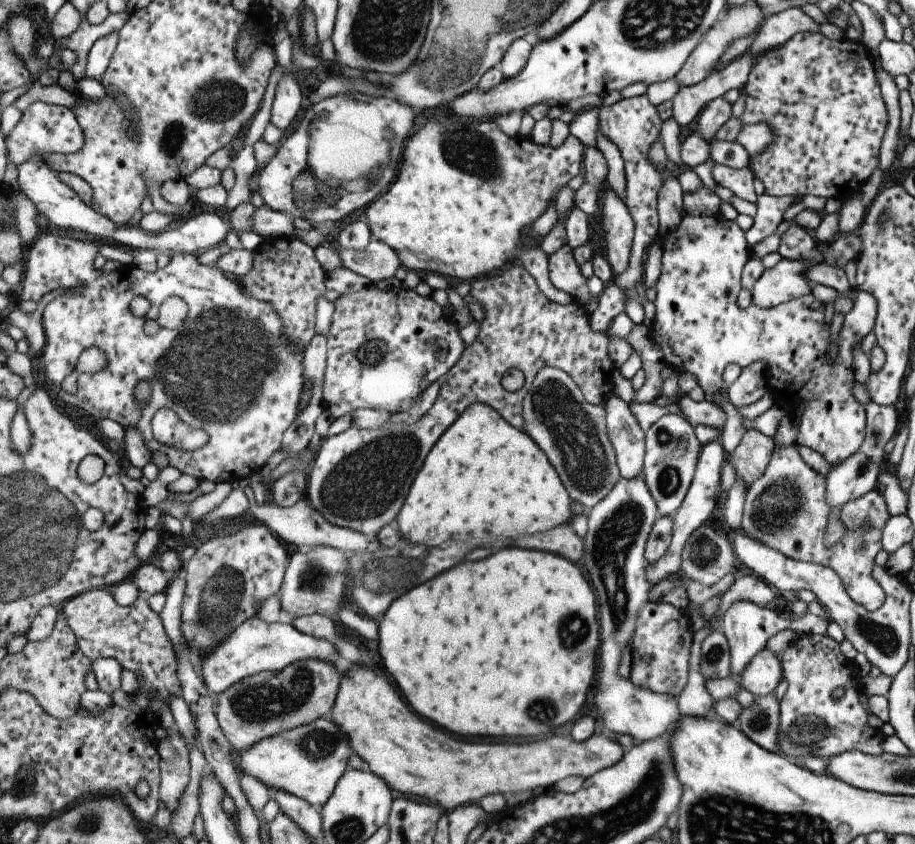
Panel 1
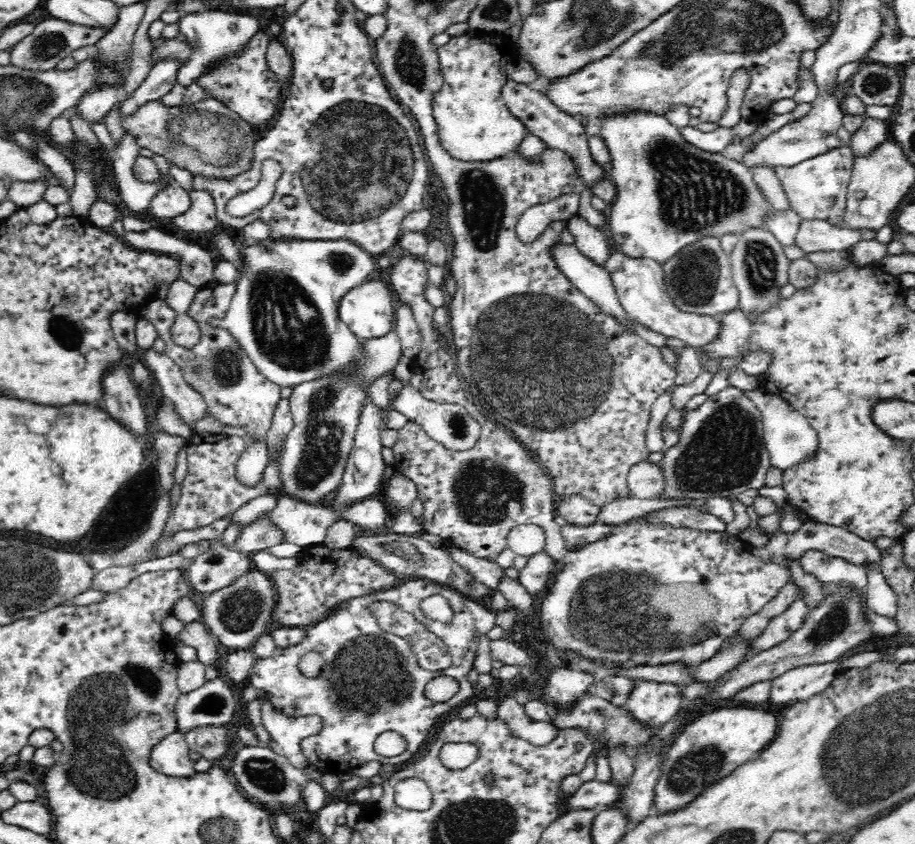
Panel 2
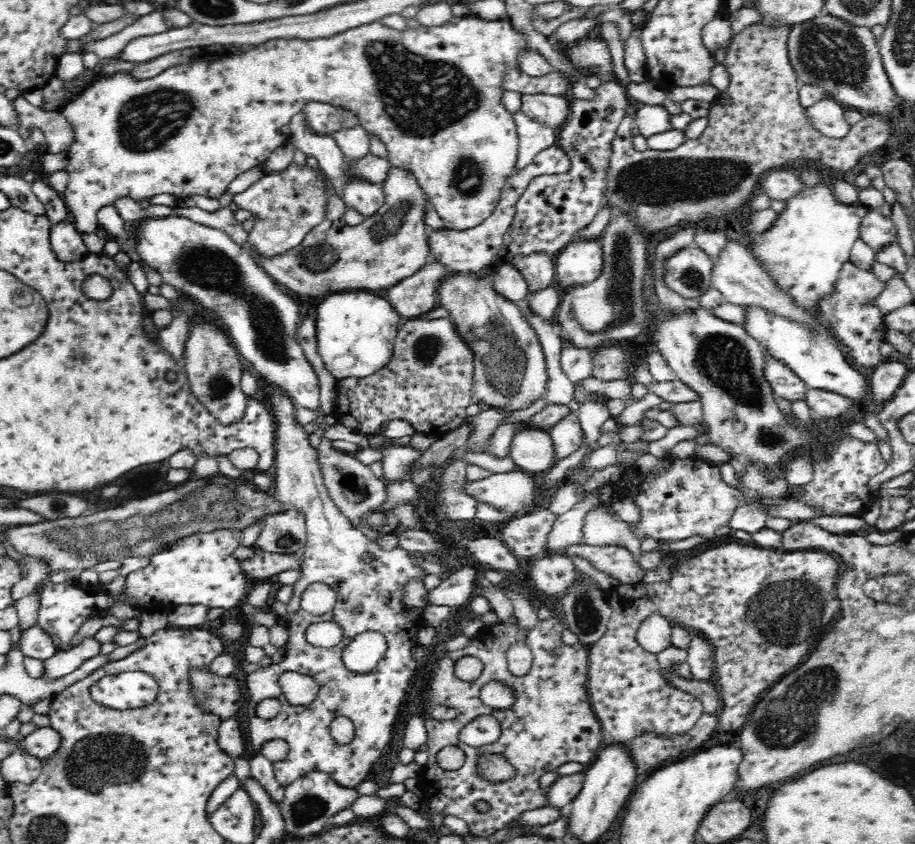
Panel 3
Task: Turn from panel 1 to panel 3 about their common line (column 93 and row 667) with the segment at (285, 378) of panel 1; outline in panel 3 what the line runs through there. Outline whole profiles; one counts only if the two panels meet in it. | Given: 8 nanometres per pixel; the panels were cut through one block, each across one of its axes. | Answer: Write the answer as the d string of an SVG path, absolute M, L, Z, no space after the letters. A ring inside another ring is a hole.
M282 390L274 392L270 398L270 404L276 412L278 422L278 444L276 444L276 460L274 460L274 474L276 474L276 486L274 486L274 498L286 506L296 508L306 514L308 524L308 544L300 552L300 582L294 586L294 596L288 602L288 612L284 616L286 630L288 630L288 644L286 644L286 656L278 664L260 666L242 662L242 668L246 672L246 688L250 694L250 706L248 706L248 738L254 750L258 752L264 742L268 740L286 740L290 746L290 752L286 760L274 762L274 772L278 782L286 788L294 780L310 774L310 772L324 772L330 774L340 786L356 788L364 778L368 776L372 764L382 756L386 746L390 744L394 722L398 708L404 704L404 696L408 690L408 682L416 676L416 658L412 654L412 648L420 646L418 636L422 632L422 620L412 620L410 608L404 606L404 588L410 580L424 580L426 572L418 566L424 560L412 558L408 550L402 550L400 546L394 550L382 550L376 540L370 540L360 532L360 526L352 524L352 520L336 506L332 500L328 486L324 482L322 466L318 462L318 452L310 446L308 434L304 428L296 426L294 422L294 410L292 398L288 398ZM364 554L374 554L374 562L366 564ZM310 584L324 584L334 590L338 598L338 606L334 606L330 612L312 616L310 612L302 610L302 594L308 590ZM320 622L334 622L342 632L344 638L332 646L330 650L324 646L314 646L306 642L306 630L312 624ZM362 632L378 632L386 638L388 648L384 658L378 662L378 666L368 674L354 674L344 664L344 650L354 638ZM282 672L300 672L306 676L312 676L316 682L320 682L320 692L316 700L308 706L290 706L282 686L280 686L280 674ZM276 698L282 704L282 712L274 720L262 720L254 714L256 706L266 700ZM336 716L348 716L356 724L356 734L350 742L340 744L334 740L330 726Z

